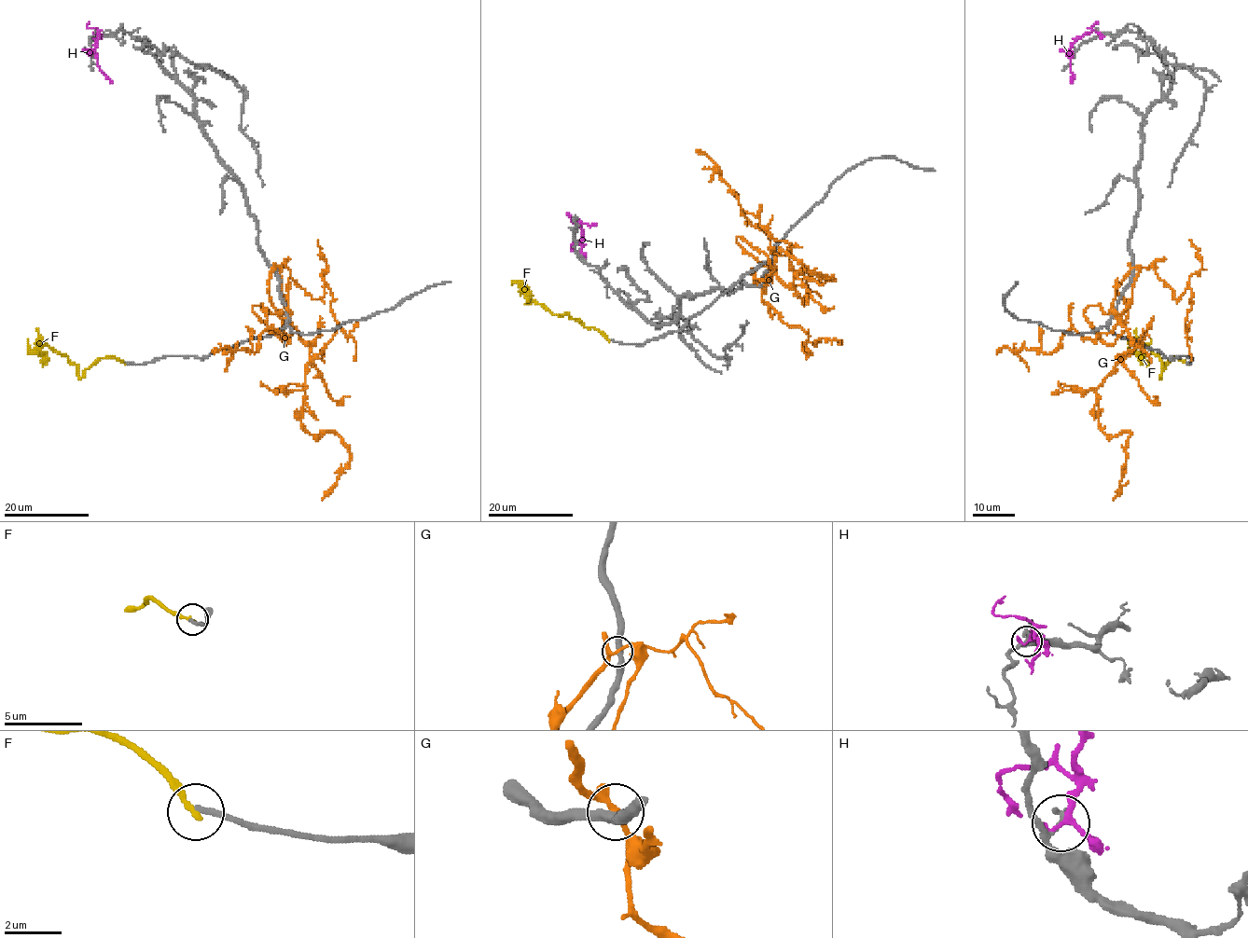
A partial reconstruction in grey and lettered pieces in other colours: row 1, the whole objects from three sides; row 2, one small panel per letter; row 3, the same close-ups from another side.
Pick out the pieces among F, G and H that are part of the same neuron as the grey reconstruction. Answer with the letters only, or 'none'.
none

